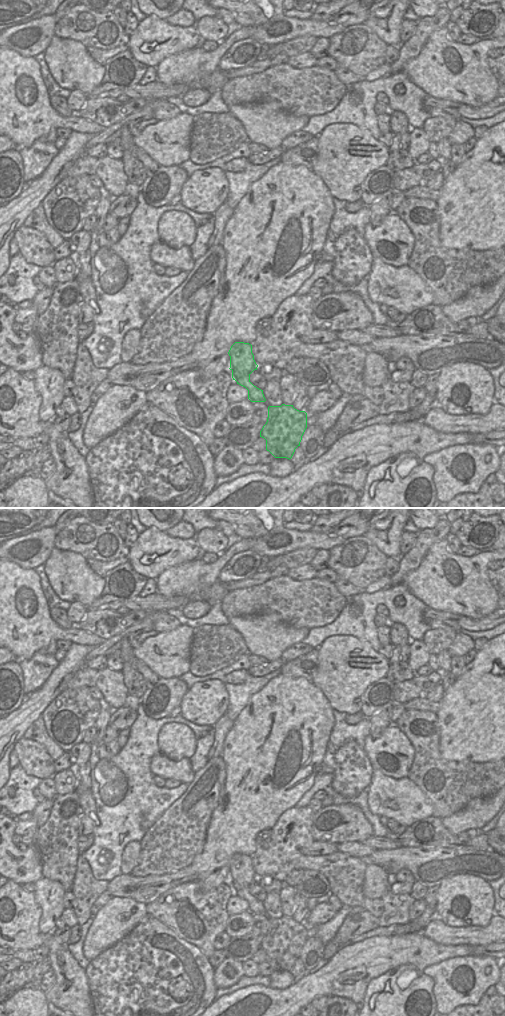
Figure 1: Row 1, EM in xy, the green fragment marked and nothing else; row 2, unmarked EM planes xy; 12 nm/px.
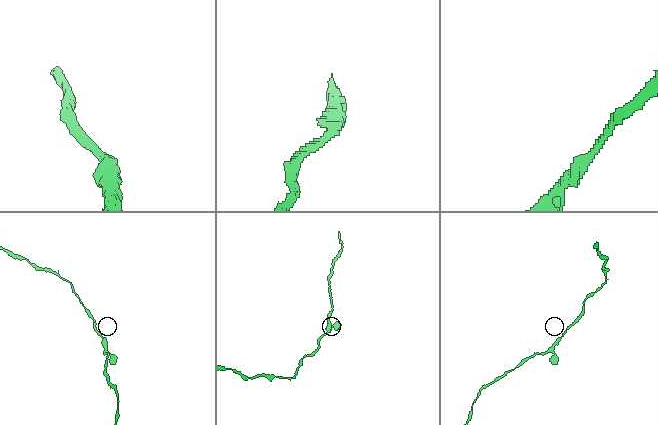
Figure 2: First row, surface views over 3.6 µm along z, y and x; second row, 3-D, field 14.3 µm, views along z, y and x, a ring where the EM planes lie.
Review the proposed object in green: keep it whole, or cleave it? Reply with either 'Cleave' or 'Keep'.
Keep

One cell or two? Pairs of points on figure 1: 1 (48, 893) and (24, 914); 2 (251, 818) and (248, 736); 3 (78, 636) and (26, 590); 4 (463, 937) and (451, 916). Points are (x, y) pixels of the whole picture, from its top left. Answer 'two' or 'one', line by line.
1: two
2: one
3: one
4: two

